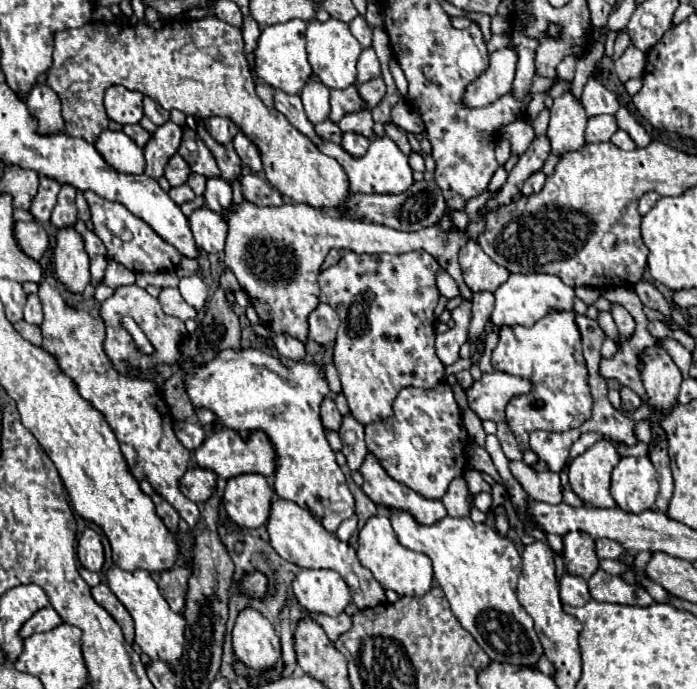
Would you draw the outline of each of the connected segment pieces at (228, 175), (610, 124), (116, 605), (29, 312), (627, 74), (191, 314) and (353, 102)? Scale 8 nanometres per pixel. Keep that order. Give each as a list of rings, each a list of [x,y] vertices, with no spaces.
[[[196,123],[196,133],[208,145],[208,149],[212,151],[222,177],[228,179],[228,181],[232,181],[234,177],[240,177],[242,163],[240,163],[240,157],[234,151],[234,147],[232,145],[220,145],[220,143],[216,143],[202,123]]]
[[[596,115],[588,119],[586,127],[586,143],[610,141],[610,137],[618,131],[618,123],[614,115]]]
[[[98,583],[90,591],[92,591],[92,599],[98,605],[102,605],[116,619],[116,623],[122,627],[122,633],[124,633],[126,641],[132,643],[134,641],[134,621],[132,621],[130,613],[126,611],[126,607],[116,599],[116,595],[108,589],[106,583]]]
[[[36,293],[28,295],[28,303],[24,307],[24,321],[26,323],[34,323],[34,325],[42,325],[44,313],[42,313],[42,303],[38,299]]]
[[[628,47],[624,55],[614,61],[614,71],[618,79],[626,83],[630,77],[642,77],[644,65],[646,65],[646,55],[636,47]]]
[[[160,289],[160,295],[158,295],[158,301],[162,305],[162,311],[166,315],[172,315],[172,317],[178,317],[182,321],[188,321],[188,319],[196,319],[196,309],[192,305],[188,305],[180,291],[178,289]]]
[[[356,85],[346,87],[346,89],[332,89],[332,91],[330,91],[330,105],[332,105],[330,119],[332,119],[334,123],[338,123],[338,121],[344,117],[344,111],[354,113],[354,111],[360,111],[360,109],[366,107],[366,103],[364,103],[364,99],[360,97]]]

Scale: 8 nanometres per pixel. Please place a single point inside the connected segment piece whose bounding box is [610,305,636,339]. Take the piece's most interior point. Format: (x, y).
(623, 319)

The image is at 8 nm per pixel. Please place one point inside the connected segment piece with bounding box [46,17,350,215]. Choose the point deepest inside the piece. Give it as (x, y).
(198, 67)

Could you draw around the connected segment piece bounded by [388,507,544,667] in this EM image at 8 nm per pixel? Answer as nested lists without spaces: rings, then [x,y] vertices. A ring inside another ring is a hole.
[[[390,509],[388,515],[398,541],[432,559],[434,579],[440,583],[452,613],[460,625],[476,639],[492,661],[512,663],[516,667],[534,667],[544,653],[534,631],[532,617],[524,611],[516,597],[516,583],[520,577],[522,561],[514,543],[500,537],[484,523],[474,523],[470,517],[444,517],[434,525],[422,525],[408,511]],[[498,611],[502,615],[482,615]]]

